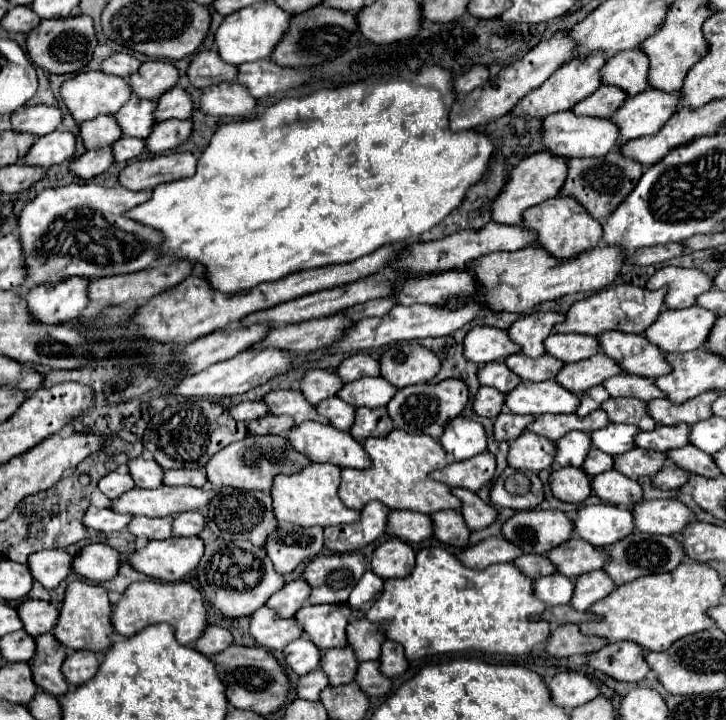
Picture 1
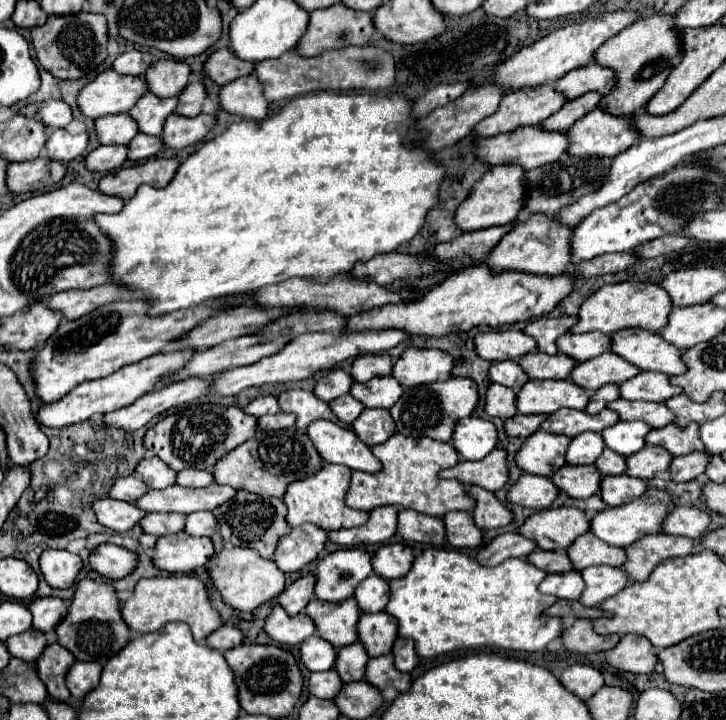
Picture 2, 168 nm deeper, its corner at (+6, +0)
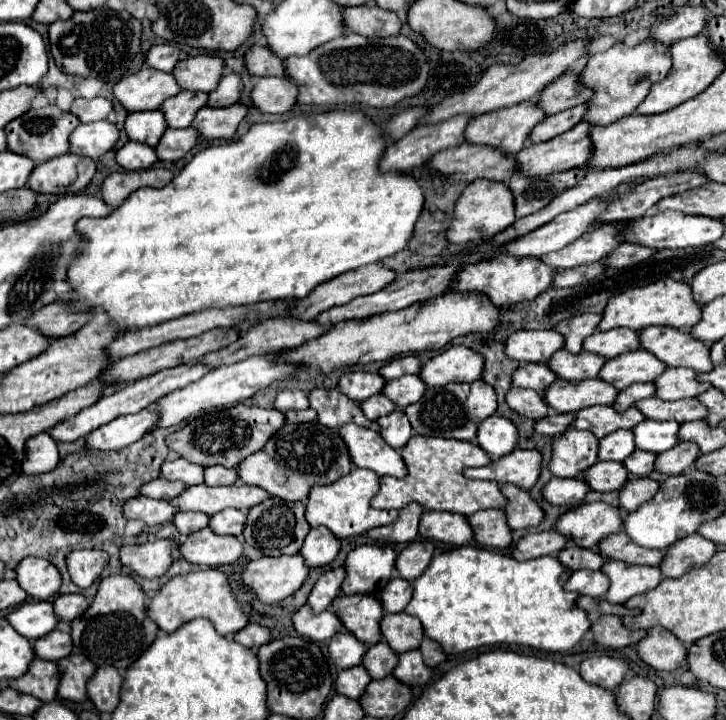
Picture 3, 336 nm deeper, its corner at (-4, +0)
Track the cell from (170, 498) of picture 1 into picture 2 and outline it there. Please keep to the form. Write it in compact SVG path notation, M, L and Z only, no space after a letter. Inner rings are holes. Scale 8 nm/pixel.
M172 485L160 491L148 491L142 499L134 501L138 509L150 511L172 511L172 513L194 513L194 511L212 511L224 501L230 501L236 495L232 487L226 485L208 485L204 489L186 489Z

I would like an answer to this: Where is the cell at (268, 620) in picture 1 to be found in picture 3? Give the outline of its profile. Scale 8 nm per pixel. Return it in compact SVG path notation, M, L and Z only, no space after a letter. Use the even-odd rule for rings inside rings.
M304 605L300 611L296 611L294 627L300 633L300 637L316 641L316 643L332 639L336 633L340 633L344 629L344 625L336 617L336 613L324 611L324 613L314 615L308 605Z

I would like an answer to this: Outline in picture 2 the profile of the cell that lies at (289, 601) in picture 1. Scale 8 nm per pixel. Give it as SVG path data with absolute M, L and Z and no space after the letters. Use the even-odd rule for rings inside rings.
M304 575L276 597L288 615L296 615L308 605L308 601L314 597L314 581L314 575Z

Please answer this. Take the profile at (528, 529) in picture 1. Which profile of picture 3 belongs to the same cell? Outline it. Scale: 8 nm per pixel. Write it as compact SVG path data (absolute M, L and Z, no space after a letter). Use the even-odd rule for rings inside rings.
M582 503L576 509L566 511L558 519L556 529L576 545L596 549L604 537L620 533L622 513L618 507L608 503Z

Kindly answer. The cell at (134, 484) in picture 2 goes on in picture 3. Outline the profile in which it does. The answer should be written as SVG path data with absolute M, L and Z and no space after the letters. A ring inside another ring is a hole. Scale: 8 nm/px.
M158 477L146 485L142 485L142 495L152 499L172 499L178 497L186 485L182 481L166 481L164 477Z

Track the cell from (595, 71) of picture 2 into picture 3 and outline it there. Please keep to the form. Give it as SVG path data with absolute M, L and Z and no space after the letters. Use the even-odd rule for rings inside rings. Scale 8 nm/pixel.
M570 71L564 77L560 77L560 81L552 81L552 85L548 85L548 89L544 89L544 93L538 95L536 105L546 115L556 115L564 109L586 103L590 97L592 97L592 93L588 89L582 89L578 85L576 73Z

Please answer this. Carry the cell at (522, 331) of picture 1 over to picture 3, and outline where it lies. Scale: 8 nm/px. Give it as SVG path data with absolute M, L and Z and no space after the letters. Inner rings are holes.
M582 313L582 315L576 315L572 319L560 321L556 325L556 331L564 335L564 339L566 339L566 345L564 347L570 353L580 353L584 339L596 331L596 327L598 327L600 321L602 321L602 315Z

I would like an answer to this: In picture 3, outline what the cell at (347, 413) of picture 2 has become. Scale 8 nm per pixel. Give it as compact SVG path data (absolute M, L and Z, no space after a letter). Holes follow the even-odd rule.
M378 393L376 397L370 397L368 401L362 401L360 407L362 407L364 415L368 419L374 419L374 421L396 411L396 405L392 405L392 401L388 401L388 397L382 397L382 393Z

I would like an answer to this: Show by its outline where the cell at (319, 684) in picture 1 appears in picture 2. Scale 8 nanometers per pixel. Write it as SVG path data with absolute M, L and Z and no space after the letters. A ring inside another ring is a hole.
M334 669L322 671L322 673L312 673L308 681L308 693L320 699L332 699L342 687L342 681Z

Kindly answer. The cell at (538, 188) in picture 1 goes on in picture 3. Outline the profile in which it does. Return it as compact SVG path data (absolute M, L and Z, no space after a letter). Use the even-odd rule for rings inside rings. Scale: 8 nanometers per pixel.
M474 181L470 183L454 205L454 221L448 227L448 243L468 245L494 237L516 221L514 217L514 197L508 187L500 181Z

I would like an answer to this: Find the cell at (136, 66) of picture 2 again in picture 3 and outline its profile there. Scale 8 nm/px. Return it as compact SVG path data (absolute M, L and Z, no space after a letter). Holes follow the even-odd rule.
M168 43L154 45L146 55L146 63L150 67L160 69L160 71L168 71L168 73L176 67L178 61L180 61L180 49L174 45L168 45Z

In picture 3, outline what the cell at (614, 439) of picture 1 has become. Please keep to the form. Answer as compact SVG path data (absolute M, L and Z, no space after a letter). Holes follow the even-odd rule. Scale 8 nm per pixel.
M642 421L640 425L636 425L634 431L634 441L636 447L642 451L650 451L650 453L664 453L668 449L672 449L674 445L678 445L678 429L680 423L678 421Z

